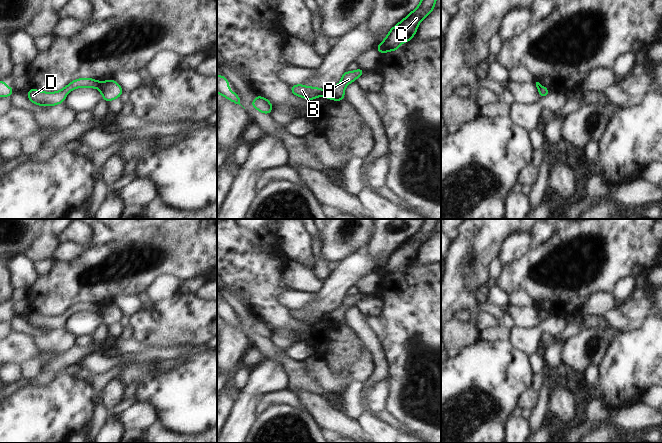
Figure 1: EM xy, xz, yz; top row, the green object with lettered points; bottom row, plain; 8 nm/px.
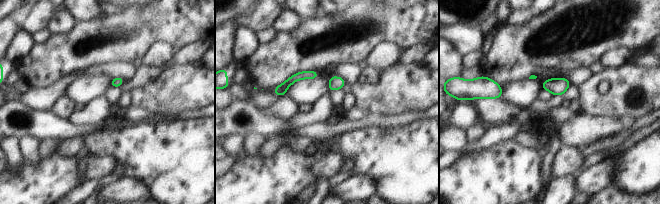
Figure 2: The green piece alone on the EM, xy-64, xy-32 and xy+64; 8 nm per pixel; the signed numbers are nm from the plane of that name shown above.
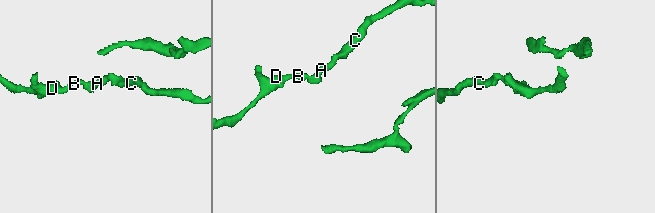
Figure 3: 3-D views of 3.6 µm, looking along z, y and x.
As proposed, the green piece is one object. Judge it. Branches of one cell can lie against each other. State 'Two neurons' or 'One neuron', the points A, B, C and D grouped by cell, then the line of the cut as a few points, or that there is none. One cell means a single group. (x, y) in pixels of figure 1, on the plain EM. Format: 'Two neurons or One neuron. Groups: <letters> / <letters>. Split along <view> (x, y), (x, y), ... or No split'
Two neurons. Groups: A C / B D. Split along xy (100, 306), (97, 311)

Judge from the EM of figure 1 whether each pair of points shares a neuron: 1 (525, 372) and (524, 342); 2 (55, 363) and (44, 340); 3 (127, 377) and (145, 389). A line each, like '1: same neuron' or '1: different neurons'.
1: different neurons
2: different neurons
3: same neuron

